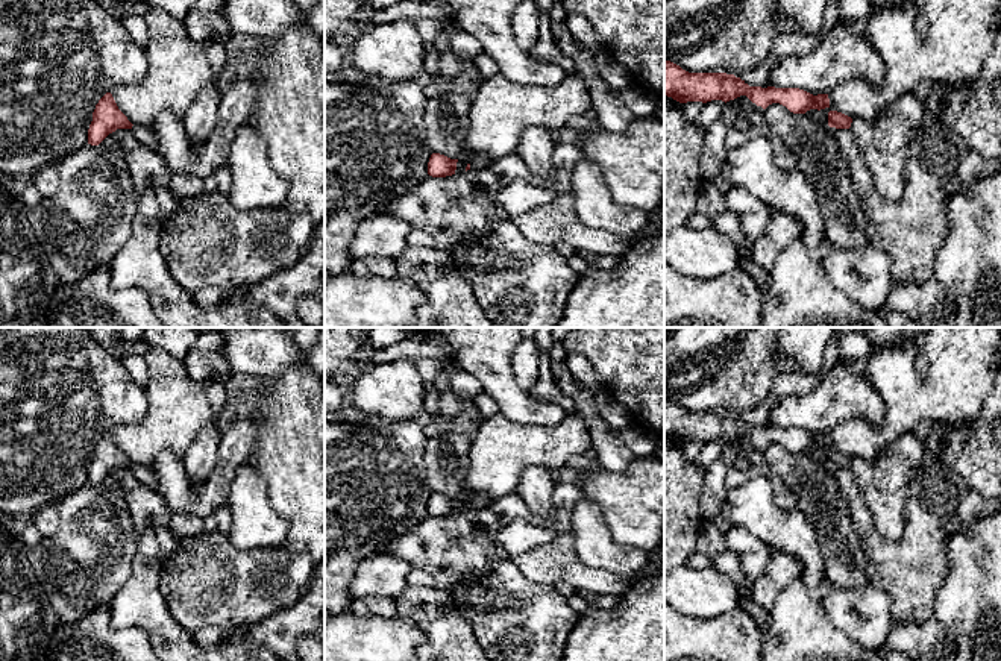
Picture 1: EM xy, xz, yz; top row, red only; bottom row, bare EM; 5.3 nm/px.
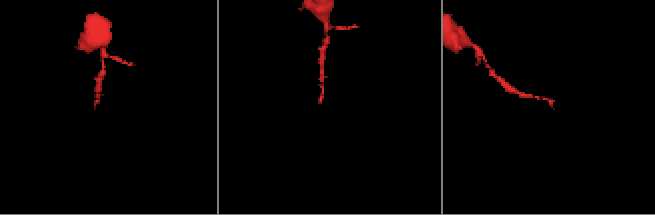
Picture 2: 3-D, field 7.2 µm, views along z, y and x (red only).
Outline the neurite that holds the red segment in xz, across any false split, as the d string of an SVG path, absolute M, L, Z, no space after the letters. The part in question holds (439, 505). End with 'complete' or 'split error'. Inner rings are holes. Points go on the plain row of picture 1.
M432 493L428 502L428 514L432 517L446 517L455 514L458 499L450 499L440 493Z; complete

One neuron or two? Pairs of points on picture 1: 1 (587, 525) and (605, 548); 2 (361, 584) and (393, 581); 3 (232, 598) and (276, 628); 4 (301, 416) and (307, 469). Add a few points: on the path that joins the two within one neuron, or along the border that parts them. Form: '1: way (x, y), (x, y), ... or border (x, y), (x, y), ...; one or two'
1: way (590, 531), (599, 541); one
2: way (369, 581), (385, 581); one
3: border (296, 602), (266, 616), (251, 628); two
4: way (307, 429), (307, 455); one

